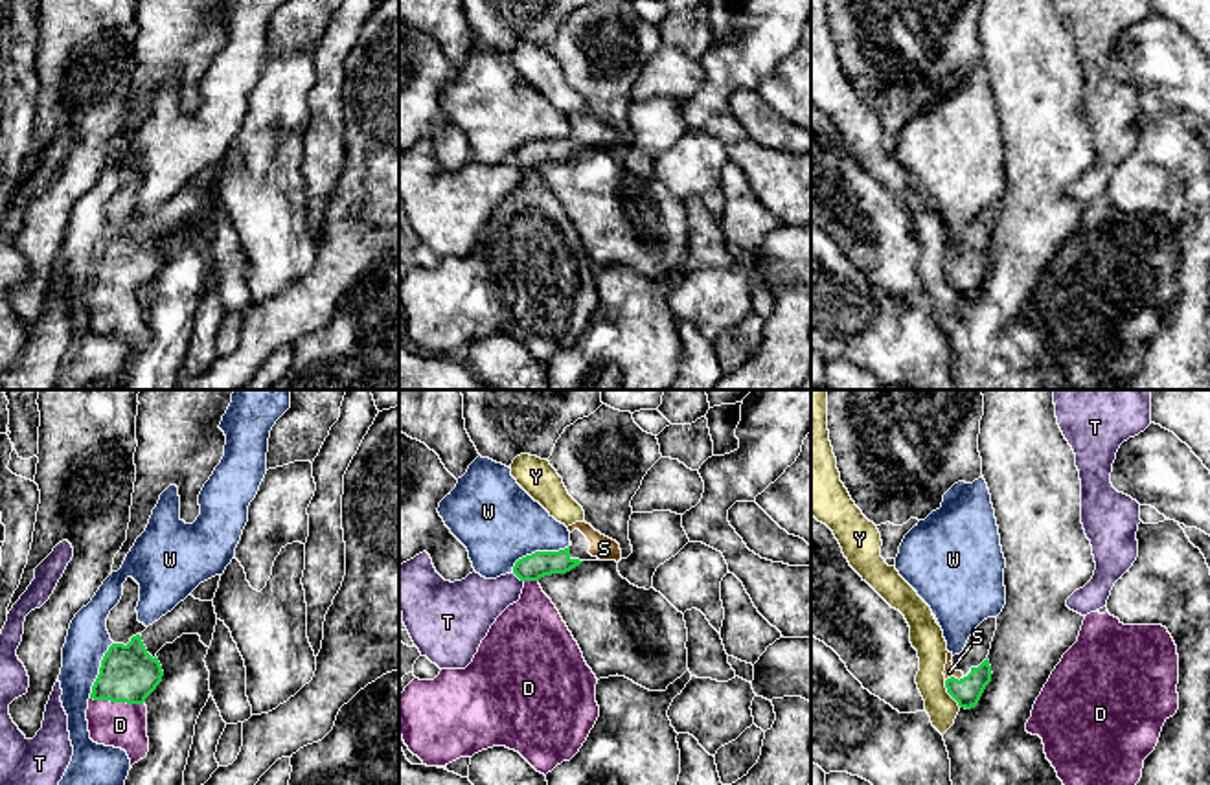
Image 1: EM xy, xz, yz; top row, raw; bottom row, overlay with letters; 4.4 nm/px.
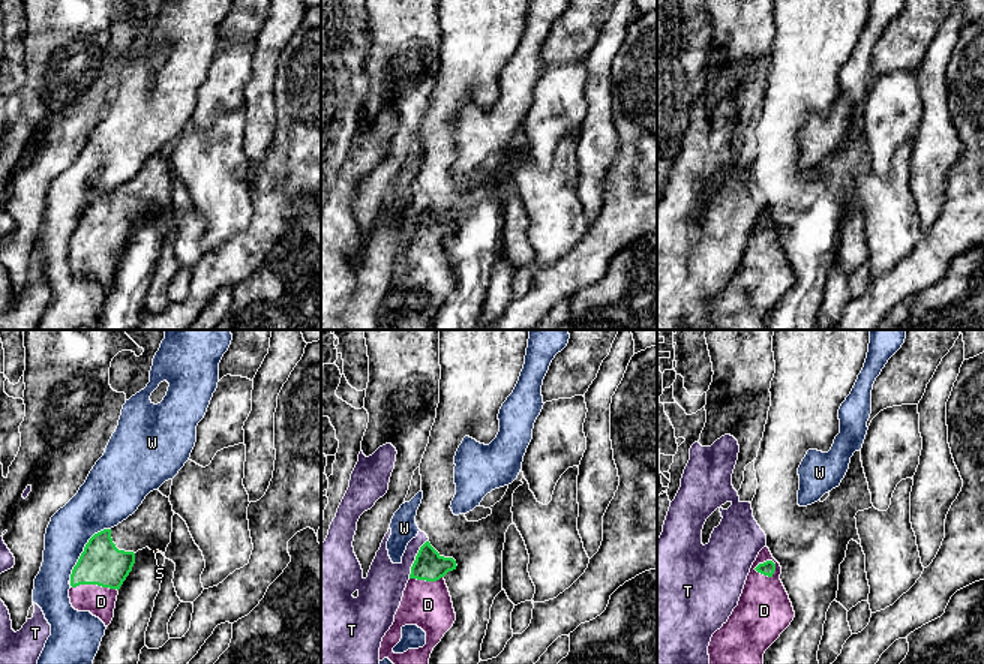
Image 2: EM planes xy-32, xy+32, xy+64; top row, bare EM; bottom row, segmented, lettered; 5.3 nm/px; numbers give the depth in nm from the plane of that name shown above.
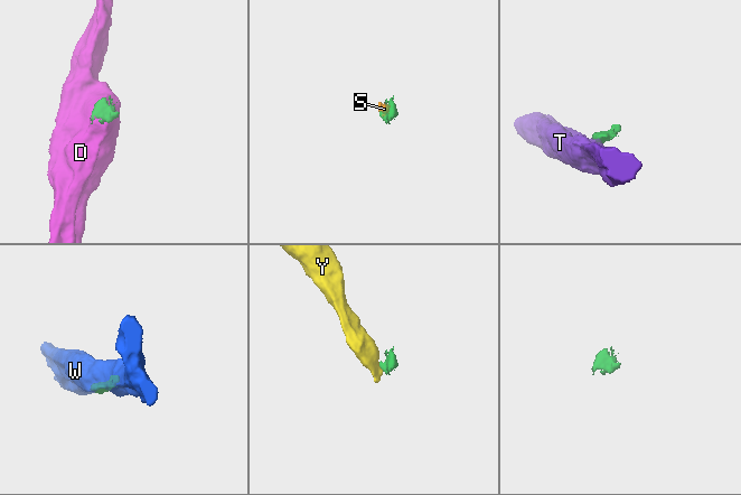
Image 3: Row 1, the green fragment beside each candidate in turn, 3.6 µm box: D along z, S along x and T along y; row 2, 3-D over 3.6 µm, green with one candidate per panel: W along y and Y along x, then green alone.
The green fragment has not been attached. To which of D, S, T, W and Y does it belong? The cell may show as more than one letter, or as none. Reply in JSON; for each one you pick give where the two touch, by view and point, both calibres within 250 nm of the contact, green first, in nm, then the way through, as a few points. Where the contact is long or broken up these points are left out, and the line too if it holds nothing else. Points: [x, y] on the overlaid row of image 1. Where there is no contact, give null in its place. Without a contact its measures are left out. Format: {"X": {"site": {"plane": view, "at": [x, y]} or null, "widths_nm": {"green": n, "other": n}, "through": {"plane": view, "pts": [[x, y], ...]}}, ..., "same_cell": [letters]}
{"D": {"site": {"plane": "xy", "at": [116, 701]}, "widths_nm": {"green": 240, "other": 200}, "through": {"plane": "xy", "pts": [[129, 673], [116, 701], [120, 725]]}}, "S": {"site": {"plane": "yz", "at": [955, 679]}, "widths_nm": {"green": 120, "other": 50}}, "same_cell": ["D", "S"]}

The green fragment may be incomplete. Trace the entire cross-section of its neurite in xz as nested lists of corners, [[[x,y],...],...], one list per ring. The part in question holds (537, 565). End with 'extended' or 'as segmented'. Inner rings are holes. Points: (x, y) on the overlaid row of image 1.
[[[587,522],[568,526],[570,546],[519,559],[513,574],[524,583],[520,599],[491,625],[465,669],[441,669],[434,680],[414,678],[399,697],[401,735],[427,767],[445,767],[460,757],[506,746],[537,772],[548,774],[570,761],[599,717],[598,678],[539,579],[566,574],[583,561],[622,561],[620,544]]] | extended

